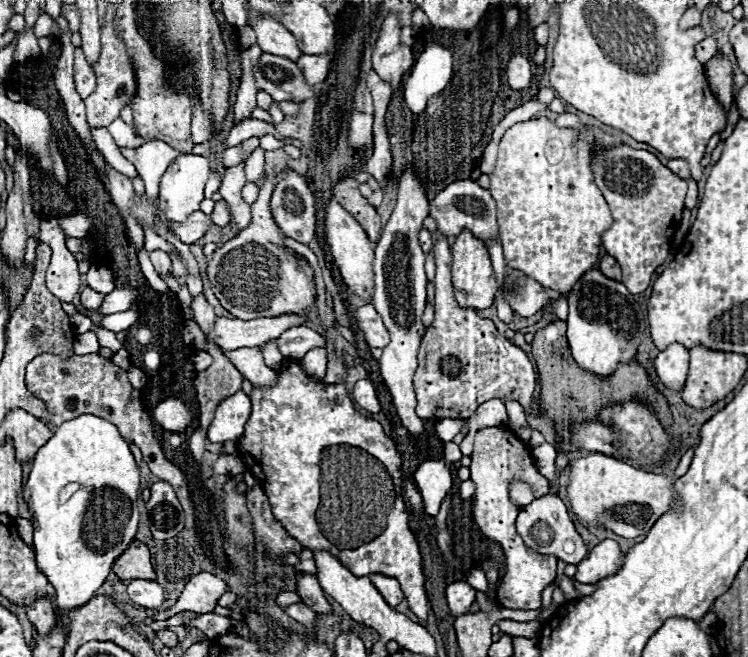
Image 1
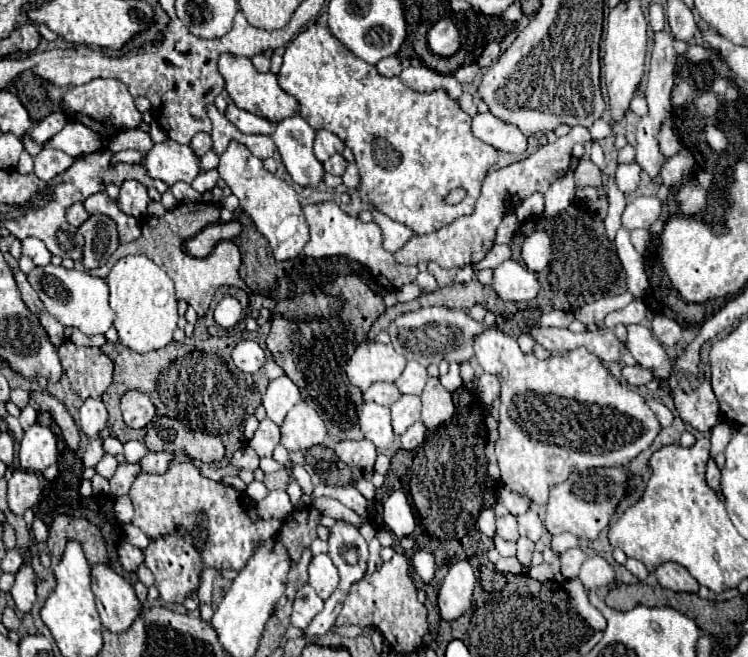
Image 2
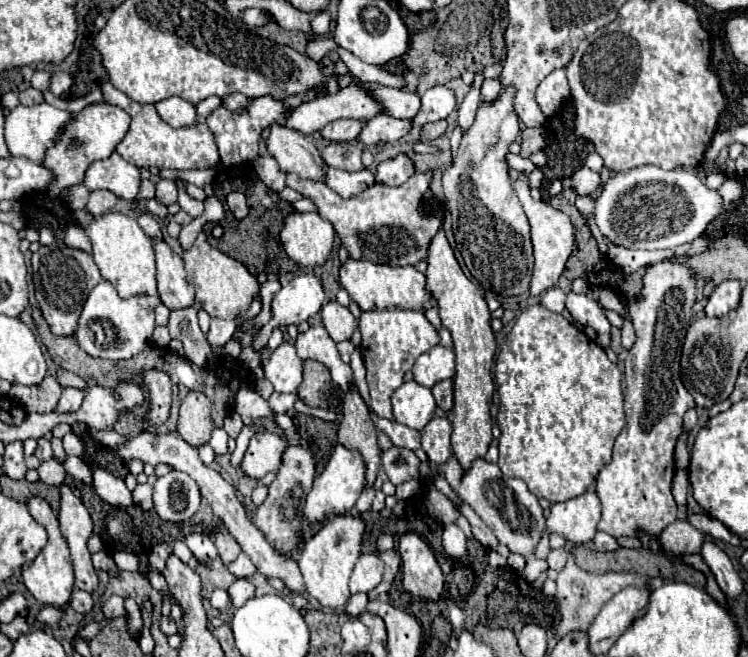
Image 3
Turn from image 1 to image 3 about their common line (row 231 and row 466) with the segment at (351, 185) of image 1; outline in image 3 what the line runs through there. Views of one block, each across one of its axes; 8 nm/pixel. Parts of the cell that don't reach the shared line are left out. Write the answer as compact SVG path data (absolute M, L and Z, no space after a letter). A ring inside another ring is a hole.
M356 388L346 392L342 416L344 418L338 428L338 442L348 450L358 450L362 454L366 466L366 488L372 488L380 470L380 448L368 406L364 404Z

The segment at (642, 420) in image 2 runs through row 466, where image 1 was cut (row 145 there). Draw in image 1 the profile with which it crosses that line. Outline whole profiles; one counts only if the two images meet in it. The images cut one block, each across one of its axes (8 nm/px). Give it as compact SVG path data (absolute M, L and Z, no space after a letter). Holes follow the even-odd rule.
M548 118L518 122L504 134L498 148L496 170L490 176L490 192L498 202L498 226L506 266L524 272L544 288L564 294L570 292L574 282L598 262L600 234L608 230L612 222L608 204L590 172L590 158L596 144L612 146L620 142L592 126L588 126L584 136L578 136L576 130L558 130Z

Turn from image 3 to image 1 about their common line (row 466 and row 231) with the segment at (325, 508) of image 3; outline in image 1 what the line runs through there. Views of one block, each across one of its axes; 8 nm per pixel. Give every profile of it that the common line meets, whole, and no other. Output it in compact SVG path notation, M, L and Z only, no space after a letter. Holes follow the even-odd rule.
M336 200L328 202L326 218L324 218L324 230L326 230L326 242L330 246L330 254L350 290L354 290L358 296L370 298L372 286L374 286L374 272L372 272L372 260L374 260L374 248L370 246L370 240L364 232L364 228L358 224L354 216L350 216Z

